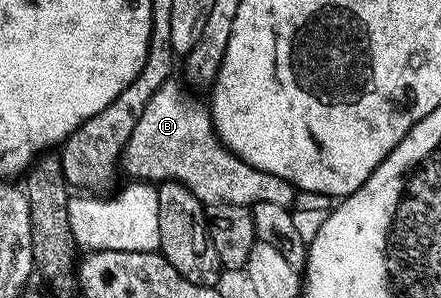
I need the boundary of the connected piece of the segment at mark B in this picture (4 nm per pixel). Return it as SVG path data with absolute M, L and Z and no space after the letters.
M168 81L149 97L145 113L141 113L133 133L123 150L121 171L131 181L174 181L185 185L193 197L205 205L228 203L251 207L257 202L290 208L295 202L296 188L273 173L253 169L233 154L215 134L211 109L206 102L194 99L181 84Z

